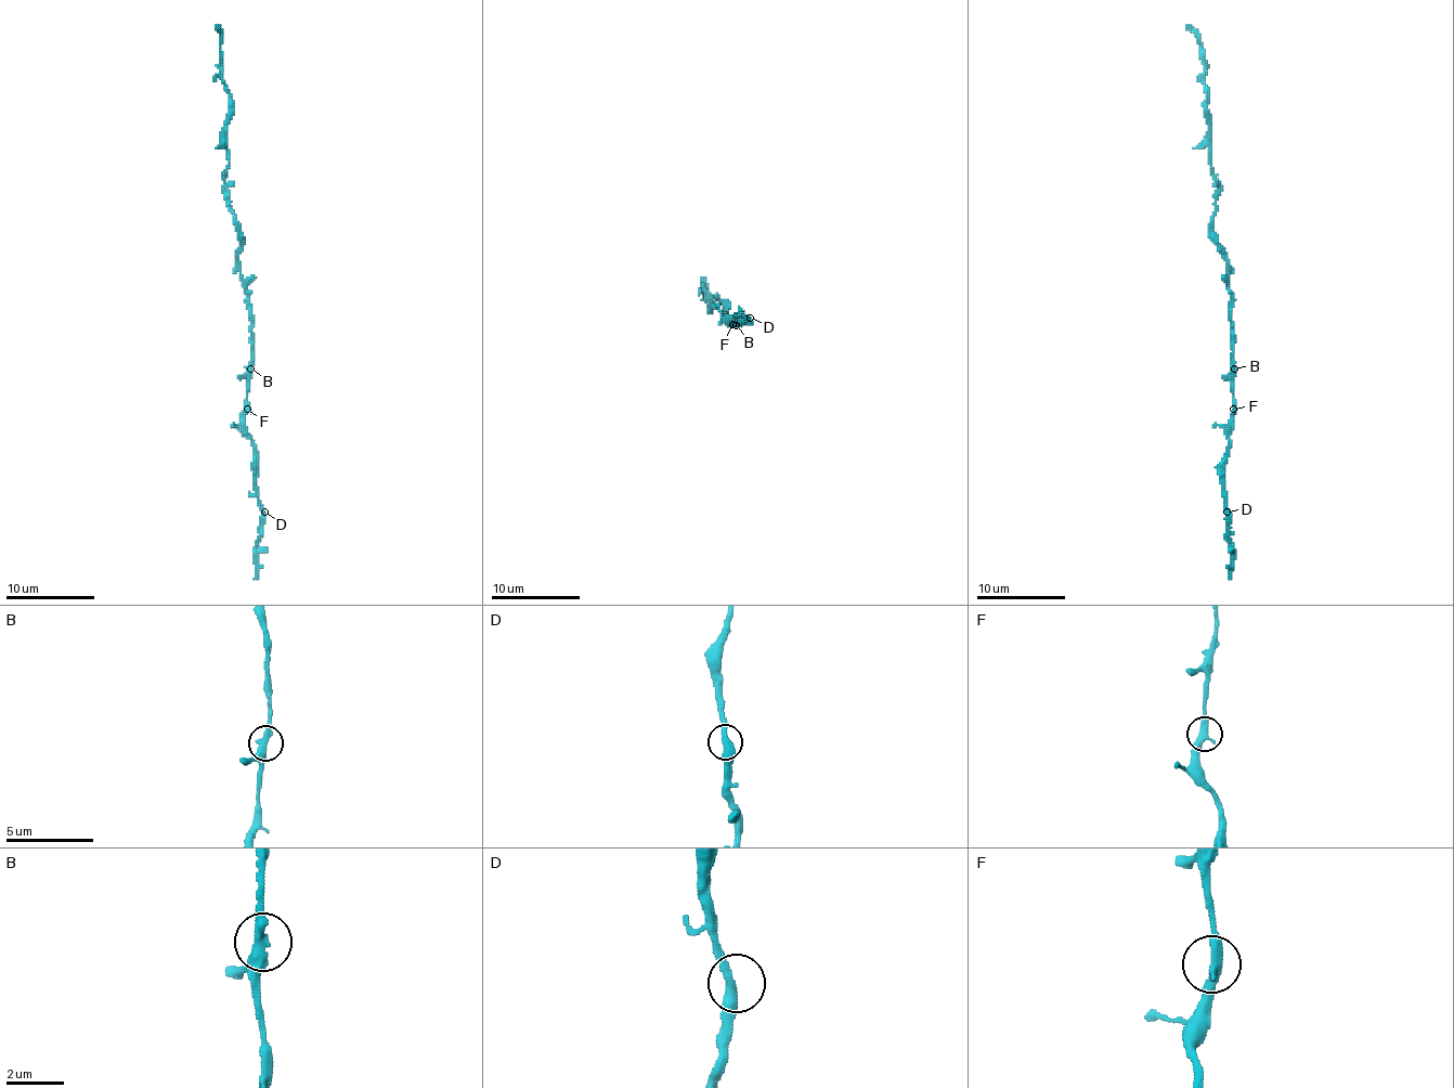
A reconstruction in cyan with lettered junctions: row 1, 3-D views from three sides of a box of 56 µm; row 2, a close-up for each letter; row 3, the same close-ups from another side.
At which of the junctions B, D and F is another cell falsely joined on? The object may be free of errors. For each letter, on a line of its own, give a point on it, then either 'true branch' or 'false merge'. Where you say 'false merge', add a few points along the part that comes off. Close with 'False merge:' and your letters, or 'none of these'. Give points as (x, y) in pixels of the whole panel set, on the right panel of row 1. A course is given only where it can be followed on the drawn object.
B: place (1234, 368); true branch
D: place (1227, 512); true branch
F: place (1233, 409); true branch
False merge: none of these

